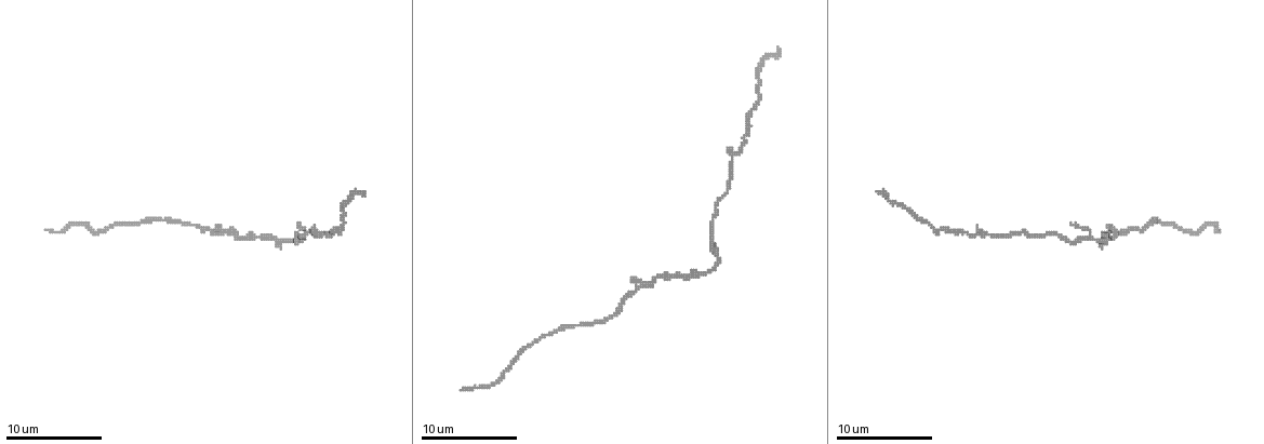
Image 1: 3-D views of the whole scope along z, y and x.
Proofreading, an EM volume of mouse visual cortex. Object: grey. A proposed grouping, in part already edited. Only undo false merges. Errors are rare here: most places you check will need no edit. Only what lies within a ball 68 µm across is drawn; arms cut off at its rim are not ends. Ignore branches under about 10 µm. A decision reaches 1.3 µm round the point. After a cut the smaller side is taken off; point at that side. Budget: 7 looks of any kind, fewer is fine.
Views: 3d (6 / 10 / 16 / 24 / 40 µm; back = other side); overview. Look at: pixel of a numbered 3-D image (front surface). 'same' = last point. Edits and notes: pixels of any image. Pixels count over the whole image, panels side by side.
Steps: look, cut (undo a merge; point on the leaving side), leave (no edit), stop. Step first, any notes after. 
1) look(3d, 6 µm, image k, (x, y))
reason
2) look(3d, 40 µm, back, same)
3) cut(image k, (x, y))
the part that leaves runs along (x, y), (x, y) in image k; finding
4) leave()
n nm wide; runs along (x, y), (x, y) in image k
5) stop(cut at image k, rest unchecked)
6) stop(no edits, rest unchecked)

look(3d, 10 µm, image 1, (638, 288))
narrows sharply

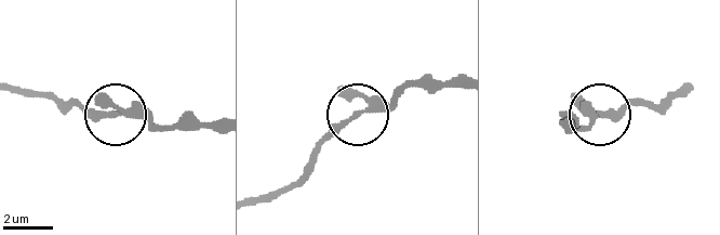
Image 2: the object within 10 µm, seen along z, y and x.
look(3d, 10 µm, back, image 2, (357, 111))
from behind

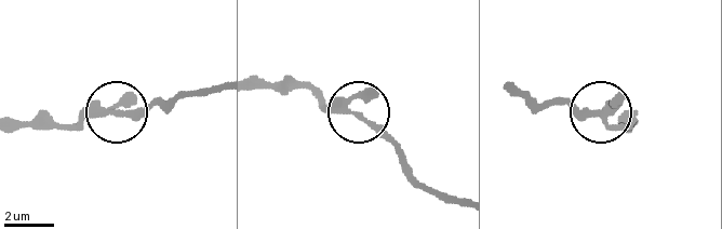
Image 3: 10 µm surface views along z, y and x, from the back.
leave()
3 arms; continuous, no second neuron

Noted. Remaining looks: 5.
look(3d, 6 µm, image 1, (733, 159))
three arms meet

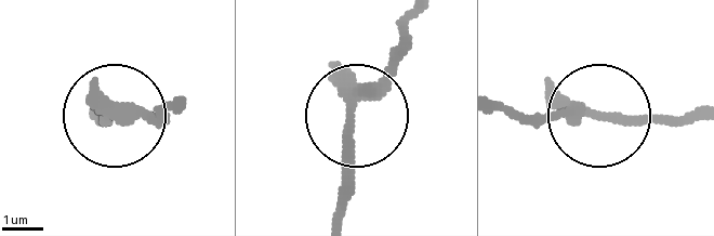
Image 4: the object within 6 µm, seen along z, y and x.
leave()
runs along (89, 115), (168, 115) in image 4; continuous, no second neuron

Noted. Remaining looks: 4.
look(3d, 6 µm, image 1, (717, 258))
three arms meet

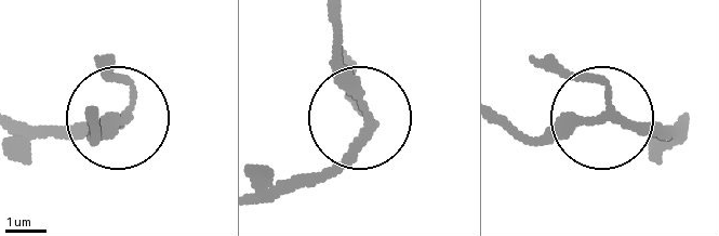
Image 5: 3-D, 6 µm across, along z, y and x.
leave()
runs along (263, 188), (310, 182), (356, 136), (362, 95), (334, 26) in image 5; one neuron here

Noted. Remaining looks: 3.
look(3d, 16 µm, image 1, (1162, 221))
narrows sharply

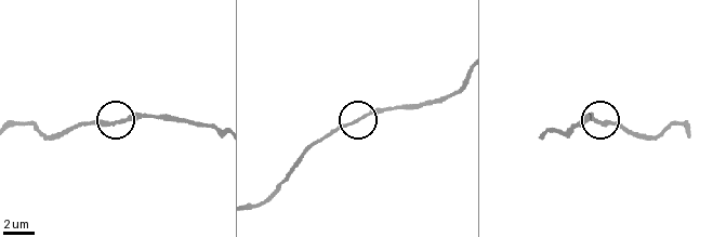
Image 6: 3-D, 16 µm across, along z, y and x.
leave()
runs along (461, 84), (434, 100), (372, 108), (341, 124), (327, 137) in image 6; one neuron here

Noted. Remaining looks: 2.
stop(no edits, rest unchecked)

